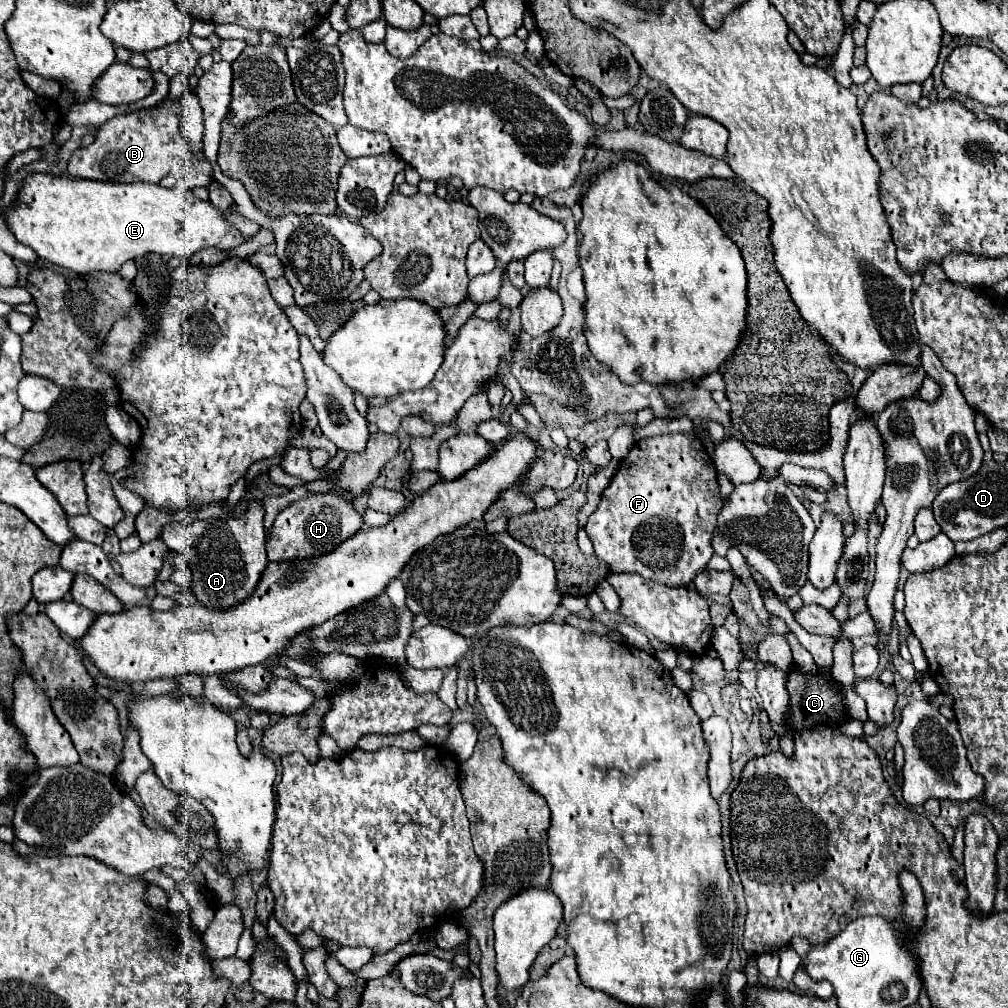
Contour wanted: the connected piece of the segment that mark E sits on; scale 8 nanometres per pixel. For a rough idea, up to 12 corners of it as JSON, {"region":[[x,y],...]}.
{"region":[[31,174],[15,238],[77,274],[247,240],[209,200]]}

